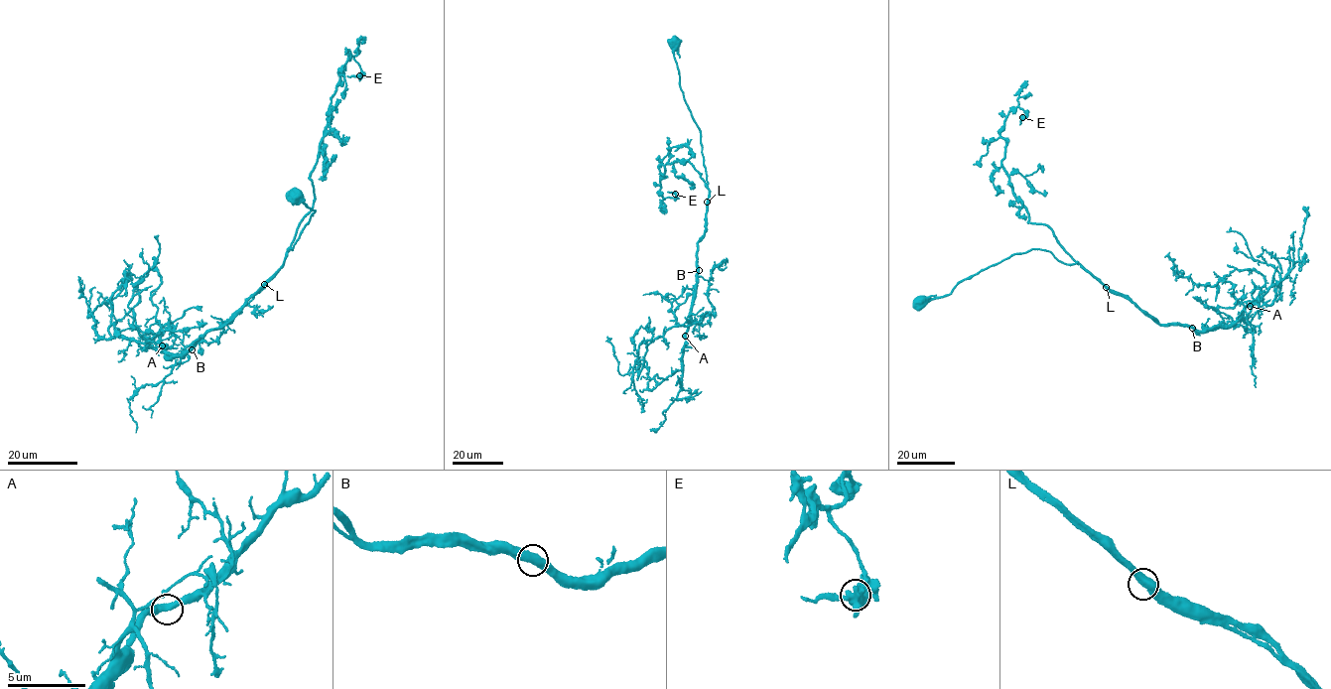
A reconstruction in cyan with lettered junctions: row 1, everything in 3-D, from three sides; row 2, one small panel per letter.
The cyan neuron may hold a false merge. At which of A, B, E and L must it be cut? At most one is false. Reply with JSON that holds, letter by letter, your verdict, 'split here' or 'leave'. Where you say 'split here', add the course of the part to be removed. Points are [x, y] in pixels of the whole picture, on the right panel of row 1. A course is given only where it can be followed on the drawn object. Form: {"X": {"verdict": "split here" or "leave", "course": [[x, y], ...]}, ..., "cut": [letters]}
{"A": {"verdict": "leave"}, "B": {"verdict": "leave"}, "E": {"verdict": "leave"}, "L": {"verdict": "leave"}, "cut": []}

